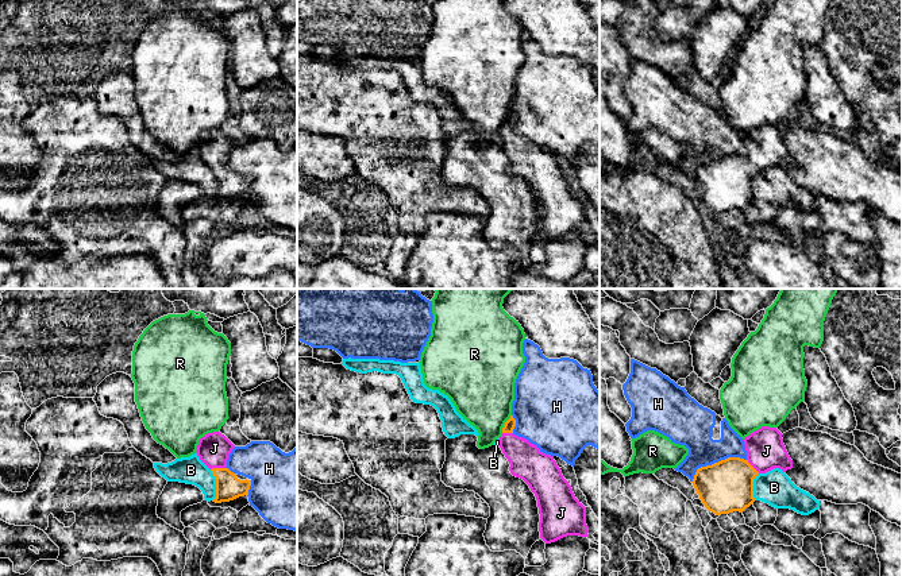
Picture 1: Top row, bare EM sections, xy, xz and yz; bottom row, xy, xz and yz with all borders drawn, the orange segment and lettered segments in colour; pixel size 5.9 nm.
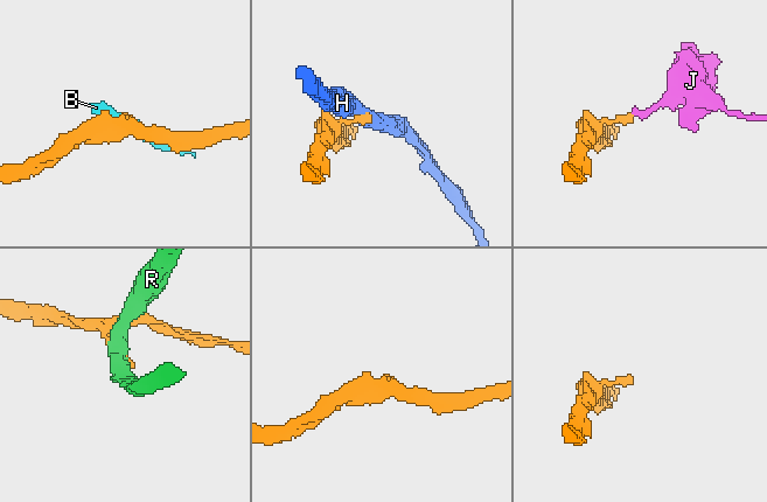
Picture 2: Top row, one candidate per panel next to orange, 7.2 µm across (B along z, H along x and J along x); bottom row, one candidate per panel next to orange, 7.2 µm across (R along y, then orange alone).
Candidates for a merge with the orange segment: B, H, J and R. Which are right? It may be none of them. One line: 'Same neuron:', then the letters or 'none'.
Same neuron: J

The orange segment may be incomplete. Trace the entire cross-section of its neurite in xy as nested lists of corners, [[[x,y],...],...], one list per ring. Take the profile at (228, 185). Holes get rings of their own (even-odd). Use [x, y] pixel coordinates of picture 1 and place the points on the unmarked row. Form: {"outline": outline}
{"outline": [[[212,129],[200,136],[197,154],[212,169],[216,177],[216,196],[213,200],[230,200],[248,193],[251,178],[240,178],[227,166],[228,152],[235,143],[220,129]]]}

